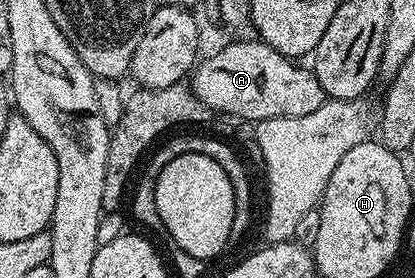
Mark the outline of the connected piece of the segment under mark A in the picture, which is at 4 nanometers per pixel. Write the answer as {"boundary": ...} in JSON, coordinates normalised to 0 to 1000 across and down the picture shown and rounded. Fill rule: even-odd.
{"boundary":[[[566,140],[559,162],[547,162],[530,183],[520,205],[508,205],[499,223],[482,230],[477,245],[458,266],[455,317],[463,335],[475,342],[475,356],[484,356],[484,371],[494,371],[501,392],[516,399],[520,410],[549,406],[557,421],[578,421],[578,439],[586,442],[622,442],[639,428],[677,428],[680,421],[723,421],[725,414],[747,414],[752,399],[764,399],[764,385],[773,385],[783,360],[783,338],[773,299],[764,299],[757,259],[747,245],[728,248],[728,230],[713,227],[704,209],[677,198],[658,169],[648,169],[631,147],[631,140],[612,140],[614,147],[586,147],[595,140]]]}

